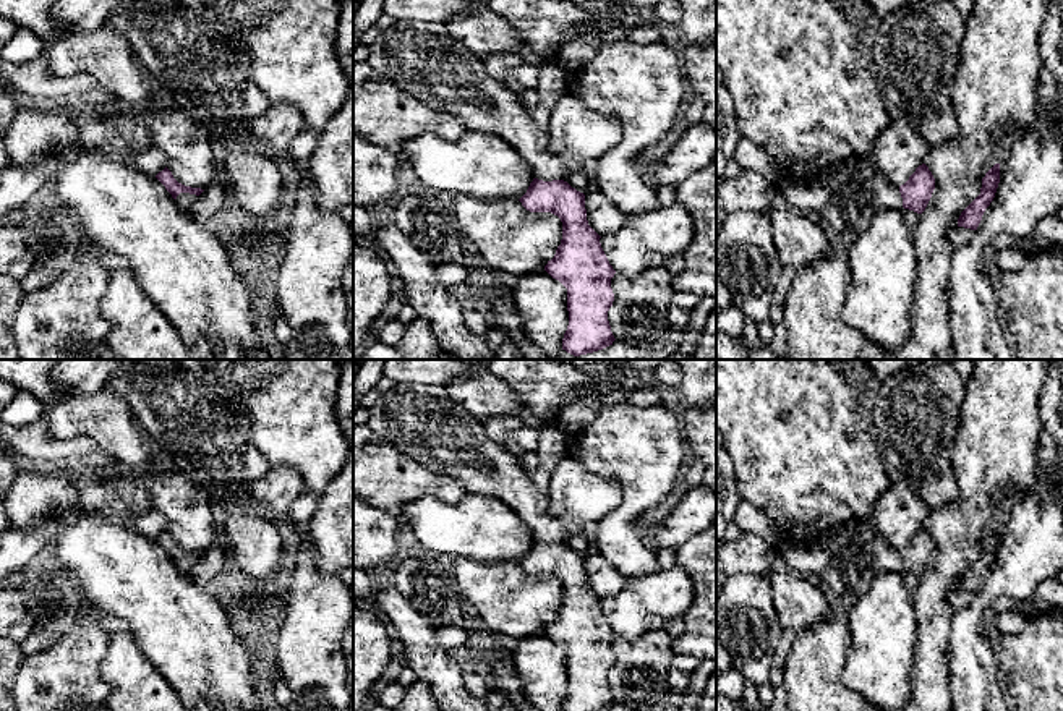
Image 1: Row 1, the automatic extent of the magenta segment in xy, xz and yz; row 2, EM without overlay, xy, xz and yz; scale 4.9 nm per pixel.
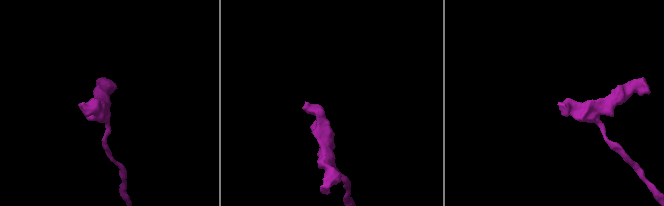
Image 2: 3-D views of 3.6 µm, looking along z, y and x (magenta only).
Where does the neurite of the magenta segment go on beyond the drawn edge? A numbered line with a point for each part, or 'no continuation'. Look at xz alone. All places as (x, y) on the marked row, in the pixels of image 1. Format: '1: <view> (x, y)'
1: xz (420, 57)

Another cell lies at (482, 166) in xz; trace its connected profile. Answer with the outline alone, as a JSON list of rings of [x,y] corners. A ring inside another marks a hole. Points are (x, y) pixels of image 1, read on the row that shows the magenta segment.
[[[467,130],[457,139],[442,139],[425,133],[403,141],[397,151],[410,160],[415,175],[426,186],[454,196],[472,196],[485,202],[520,199],[535,178],[532,167],[519,152],[489,133]]]

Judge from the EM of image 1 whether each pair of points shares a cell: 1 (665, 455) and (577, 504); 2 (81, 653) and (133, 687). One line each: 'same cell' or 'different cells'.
1: different cells
2: different cells

